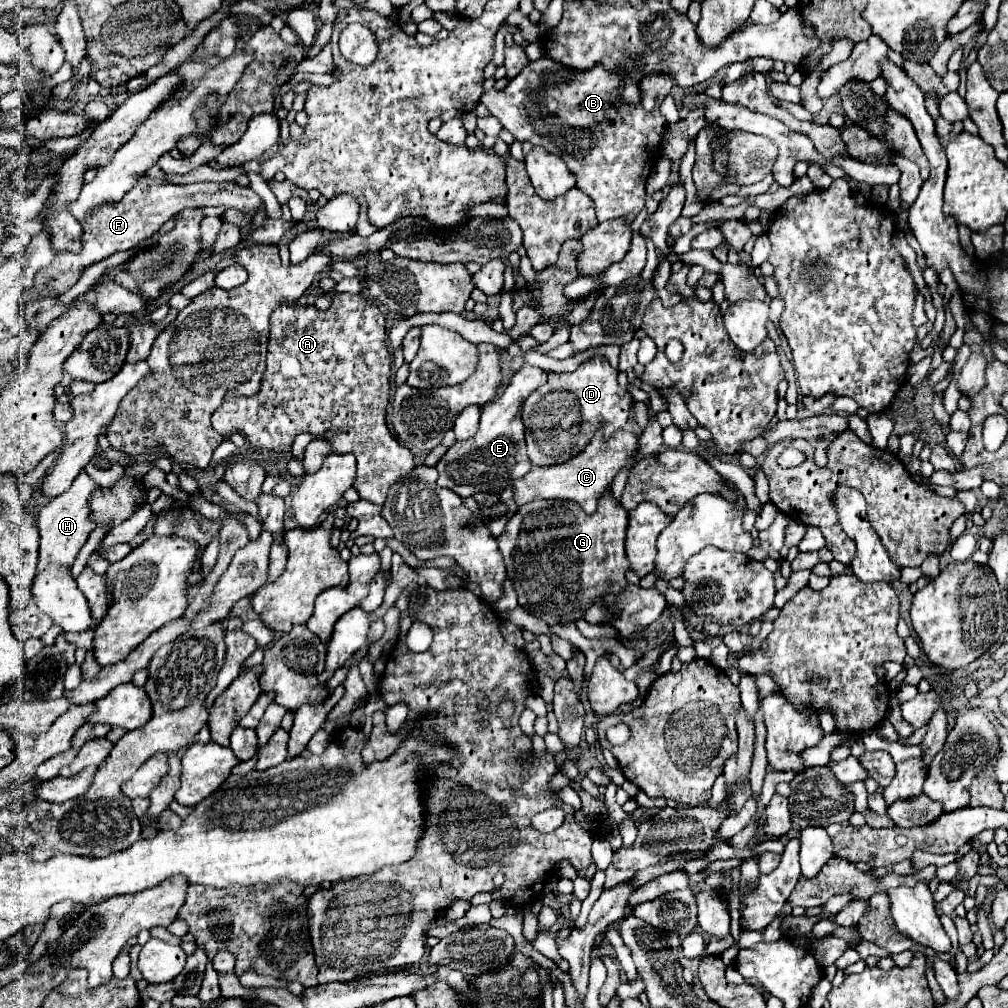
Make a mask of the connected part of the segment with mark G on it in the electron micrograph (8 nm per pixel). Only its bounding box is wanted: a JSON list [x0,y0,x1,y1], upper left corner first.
[498,493,628,625]

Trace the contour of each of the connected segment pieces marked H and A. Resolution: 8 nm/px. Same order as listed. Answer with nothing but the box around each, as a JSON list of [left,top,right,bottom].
[[36,471,98,571],[212,293,414,503]]

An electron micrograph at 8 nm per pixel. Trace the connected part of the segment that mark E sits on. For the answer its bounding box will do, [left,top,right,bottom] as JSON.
[436,365,546,497]

